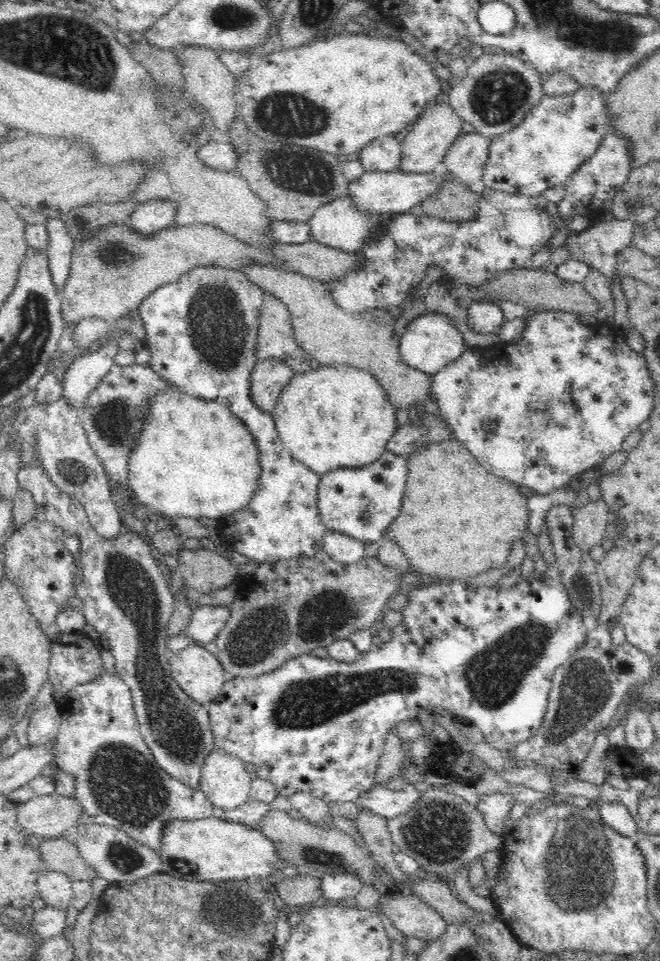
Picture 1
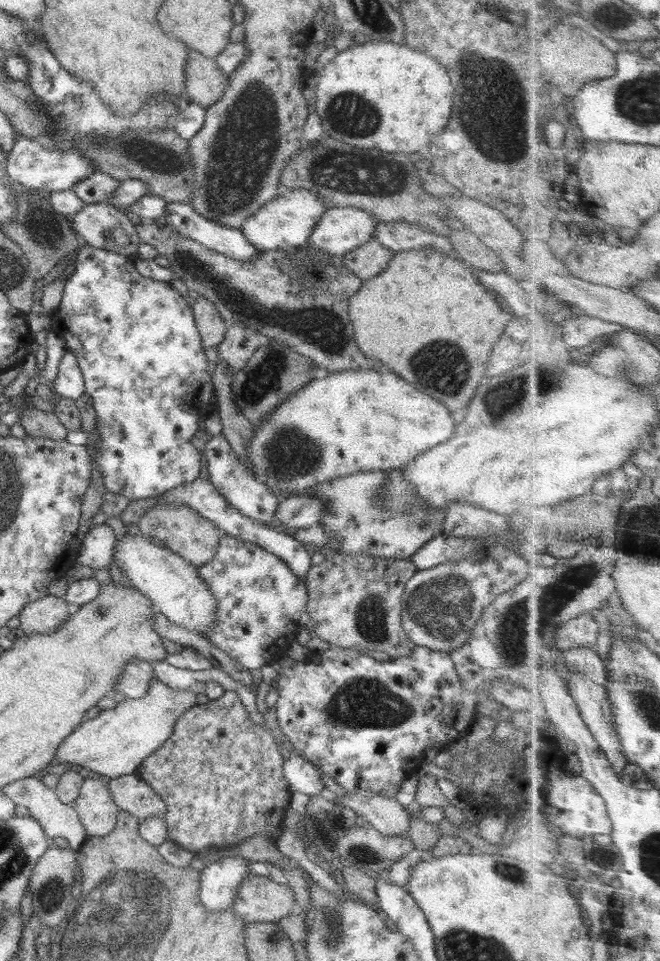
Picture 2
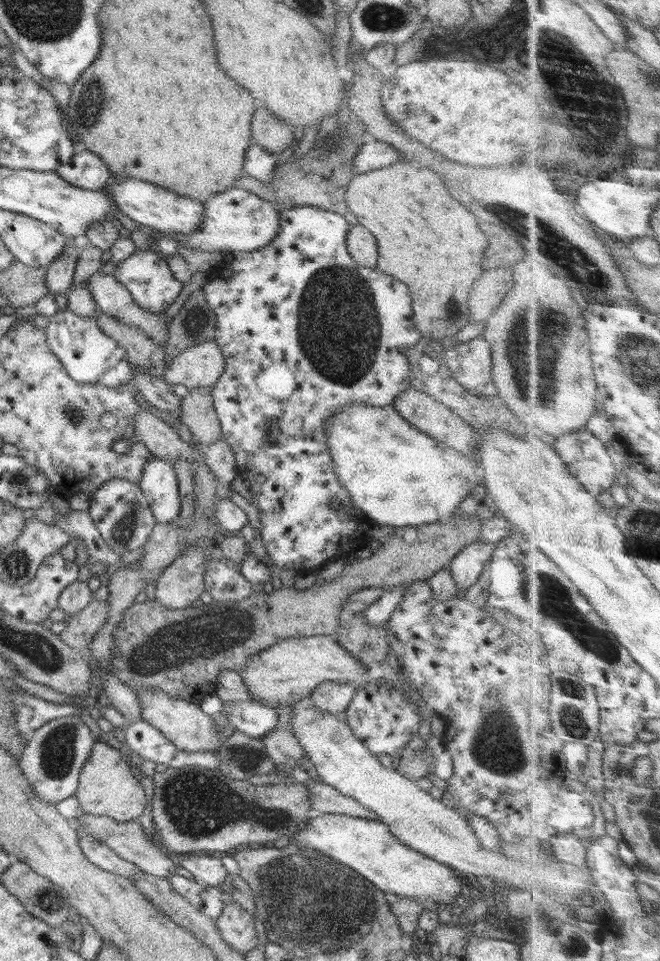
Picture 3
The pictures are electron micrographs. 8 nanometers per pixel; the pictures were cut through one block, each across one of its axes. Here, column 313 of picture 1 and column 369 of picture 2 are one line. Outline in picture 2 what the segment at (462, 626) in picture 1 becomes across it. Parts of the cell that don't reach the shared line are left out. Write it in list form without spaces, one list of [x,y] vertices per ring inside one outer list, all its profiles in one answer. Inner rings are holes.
[[[331,646],[324,652],[314,653],[306,660],[296,661],[290,668],[282,668],[280,675],[276,677],[276,682],[274,681],[274,690],[279,696],[276,718],[278,718],[280,732],[285,735],[287,745],[292,748],[293,752],[314,764],[330,778],[334,778],[348,793],[384,797],[393,797],[398,792],[401,782],[415,774],[423,763],[427,750],[432,750],[432,748],[442,750],[469,729],[476,715],[474,706],[480,700],[474,692],[470,692],[468,688],[462,686],[449,652],[436,652],[422,646],[415,646],[407,656],[398,655],[396,660],[389,662],[380,662],[380,660],[354,649]]]

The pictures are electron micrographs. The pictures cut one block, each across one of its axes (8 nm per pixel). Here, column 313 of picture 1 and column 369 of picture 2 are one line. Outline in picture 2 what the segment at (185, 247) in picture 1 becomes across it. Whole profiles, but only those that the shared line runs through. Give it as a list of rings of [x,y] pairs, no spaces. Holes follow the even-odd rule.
[[[373,239],[348,252],[342,258],[344,266],[354,272],[362,281],[375,277],[378,273],[384,271],[390,263],[390,257],[394,252],[377,244]]]

